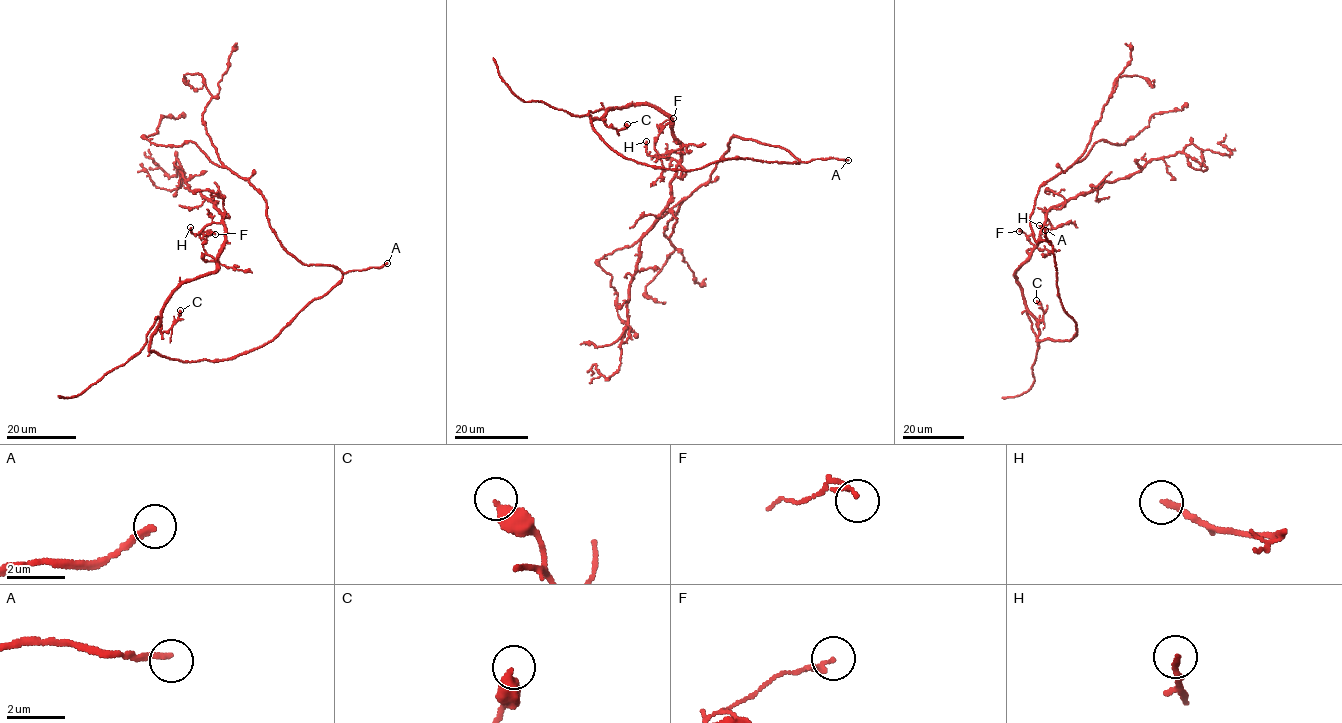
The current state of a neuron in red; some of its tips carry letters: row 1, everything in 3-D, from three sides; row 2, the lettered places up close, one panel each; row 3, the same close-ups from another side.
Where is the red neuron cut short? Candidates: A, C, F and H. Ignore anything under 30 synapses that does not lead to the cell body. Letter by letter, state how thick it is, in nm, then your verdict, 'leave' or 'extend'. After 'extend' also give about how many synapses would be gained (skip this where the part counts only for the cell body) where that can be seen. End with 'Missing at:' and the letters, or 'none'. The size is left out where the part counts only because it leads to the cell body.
A: 200 nm | extend | 80 syn
C: 440 nm | leave
F: 140 nm | leave
H: 180 nm | leave
Missing at: A

